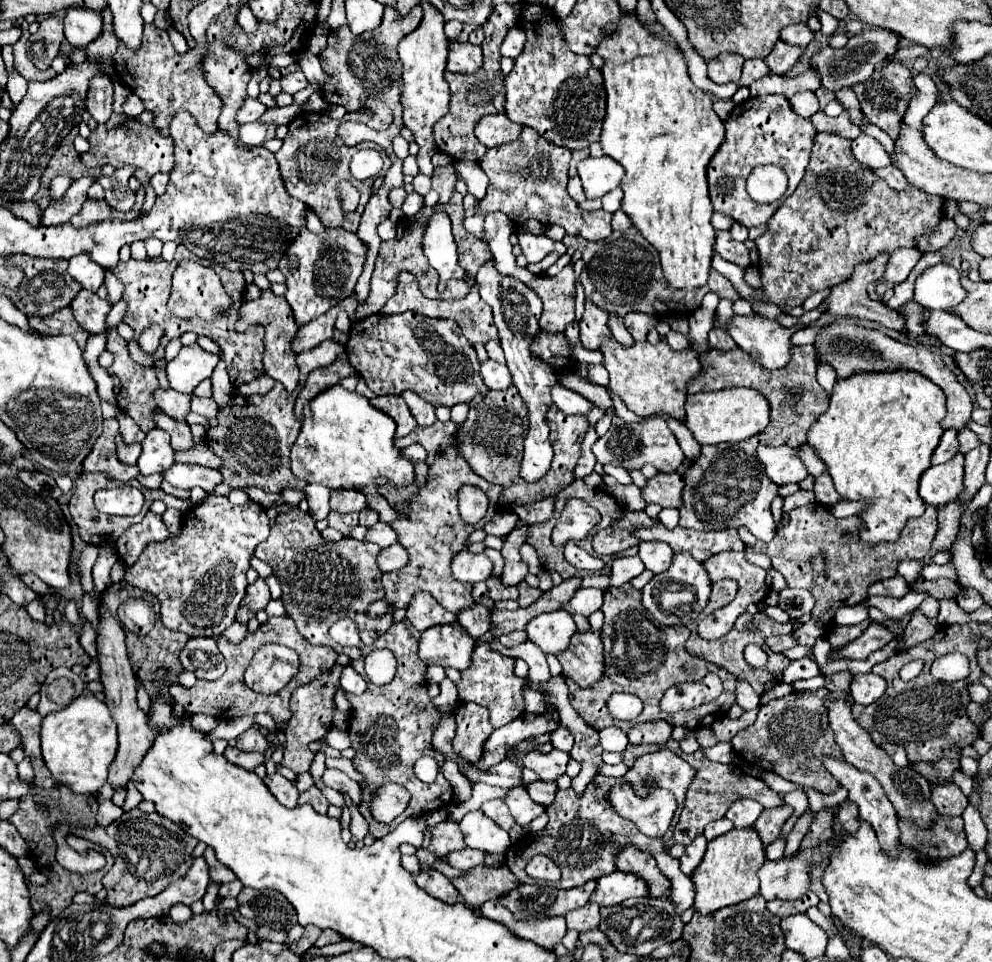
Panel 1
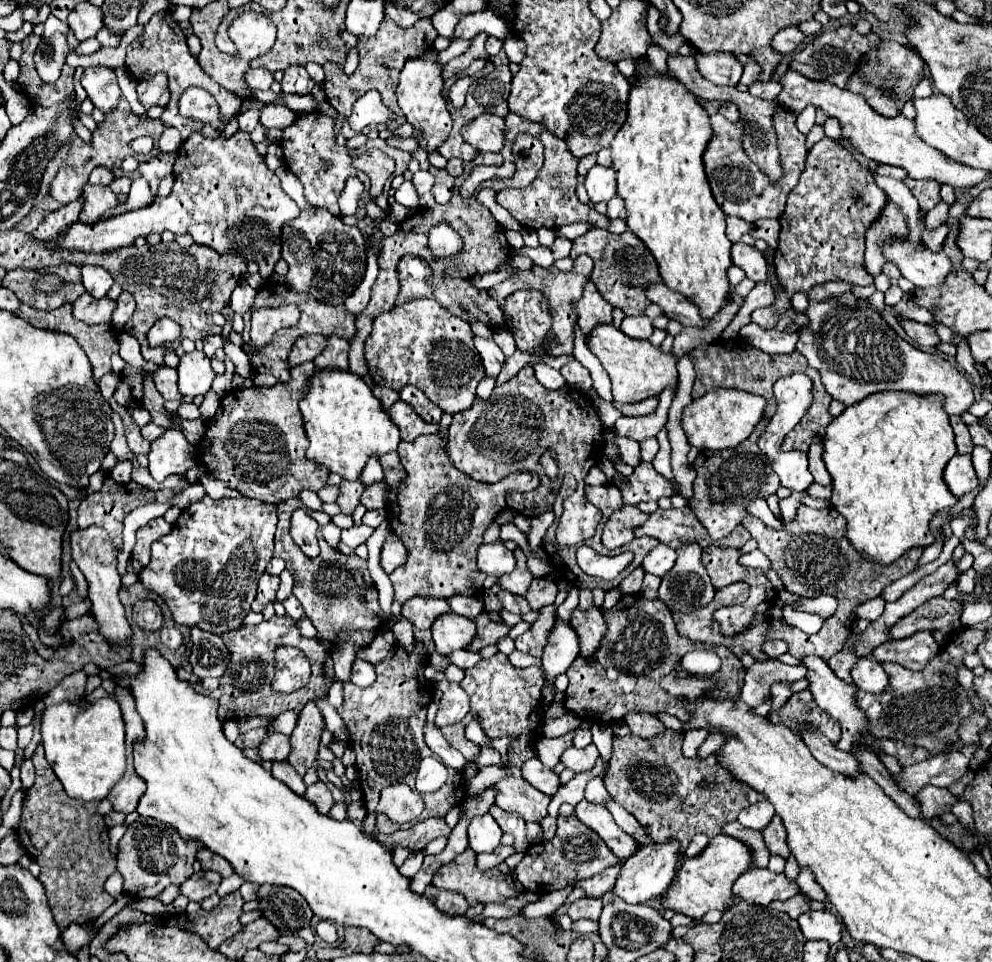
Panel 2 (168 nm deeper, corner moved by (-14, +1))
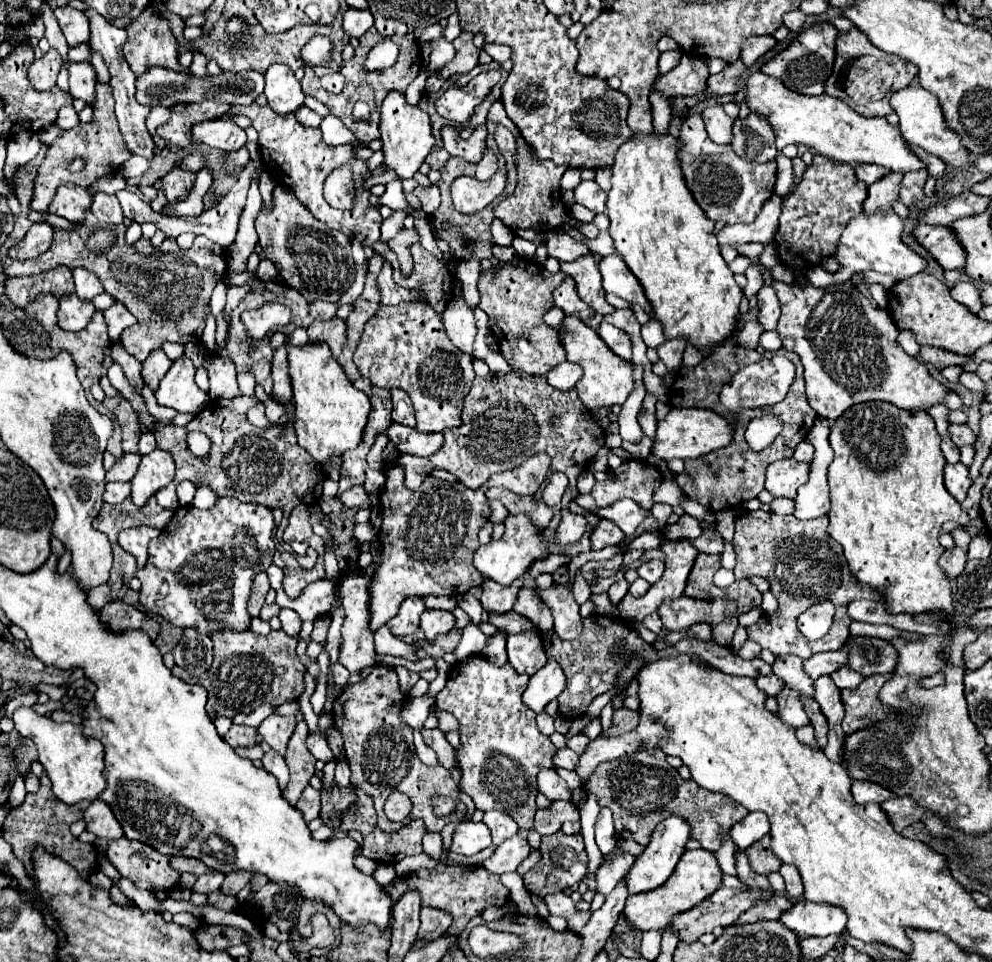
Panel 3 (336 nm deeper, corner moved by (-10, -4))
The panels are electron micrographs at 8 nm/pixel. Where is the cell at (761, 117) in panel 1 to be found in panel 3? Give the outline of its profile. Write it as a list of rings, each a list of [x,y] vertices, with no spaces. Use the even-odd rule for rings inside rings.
[[[698,111],[690,113],[680,129],[682,137],[682,171],[686,177],[686,183],[690,185],[690,191],[694,193],[698,205],[704,209],[704,213],[712,221],[722,221],[726,225],[732,223],[752,223],[758,213],[762,211],[764,203],[774,195],[774,183],[776,183],[776,161],[770,163],[750,163],[746,159],[736,157],[730,145],[718,145],[710,141],[704,119]]]

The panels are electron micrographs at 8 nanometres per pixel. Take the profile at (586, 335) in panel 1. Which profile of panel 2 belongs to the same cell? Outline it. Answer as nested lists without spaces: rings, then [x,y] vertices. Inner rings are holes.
[[[592,282],[586,284],[582,298],[574,302],[574,312],[578,312],[578,326],[590,334],[596,324],[612,322],[612,306],[598,294]]]

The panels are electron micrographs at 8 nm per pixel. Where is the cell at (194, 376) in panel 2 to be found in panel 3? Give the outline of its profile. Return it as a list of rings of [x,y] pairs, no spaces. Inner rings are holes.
[[[180,357],[172,363],[170,371],[158,387],[156,399],[160,405],[172,407],[180,413],[200,413],[208,403],[208,393],[204,393],[194,381],[196,367],[188,357]]]

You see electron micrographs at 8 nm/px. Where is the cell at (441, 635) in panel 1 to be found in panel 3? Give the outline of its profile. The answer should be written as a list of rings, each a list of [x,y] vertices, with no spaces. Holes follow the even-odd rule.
[[[426,609],[426,613],[422,613],[420,627],[422,627],[426,639],[434,641],[440,635],[448,635],[456,627],[456,617],[450,611]]]

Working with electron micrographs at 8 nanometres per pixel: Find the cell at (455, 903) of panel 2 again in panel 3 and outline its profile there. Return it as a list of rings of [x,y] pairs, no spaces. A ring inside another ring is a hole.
[[[422,907],[422,913],[420,913],[420,931],[418,931],[418,937],[424,937],[424,939],[438,939],[452,923],[452,917],[448,911],[444,909],[436,909],[436,907]]]

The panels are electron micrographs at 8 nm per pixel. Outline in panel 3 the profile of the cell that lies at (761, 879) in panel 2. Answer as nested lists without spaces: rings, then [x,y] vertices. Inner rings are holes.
[[[720,887],[714,895],[708,897],[708,901],[702,901],[702,905],[696,905],[694,909],[680,913],[678,917],[674,917],[672,927],[680,933],[680,941],[692,943],[698,941],[698,937],[702,933],[712,933],[714,927],[724,927],[724,925],[732,925],[740,913],[748,911],[750,907],[754,907],[758,901],[770,901],[774,897],[772,889],[760,889],[760,887],[752,887],[752,889],[732,889],[732,887]]]

